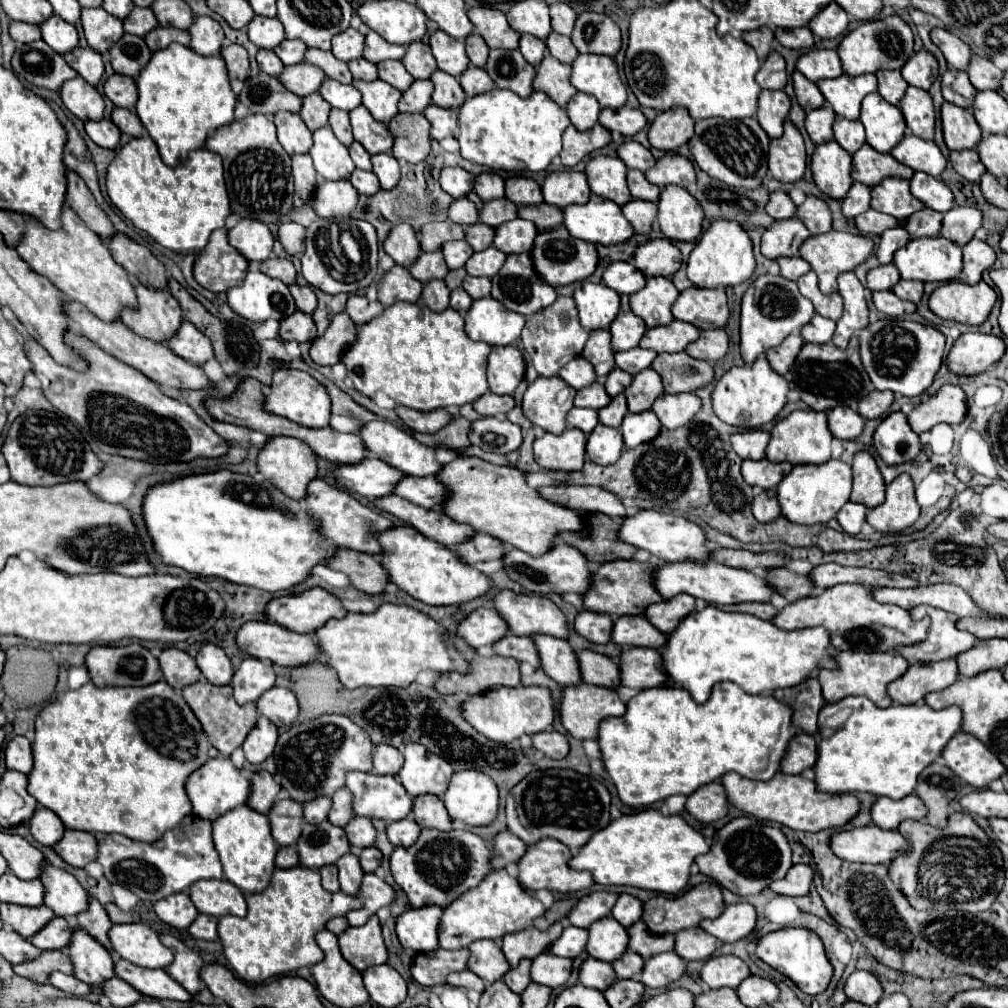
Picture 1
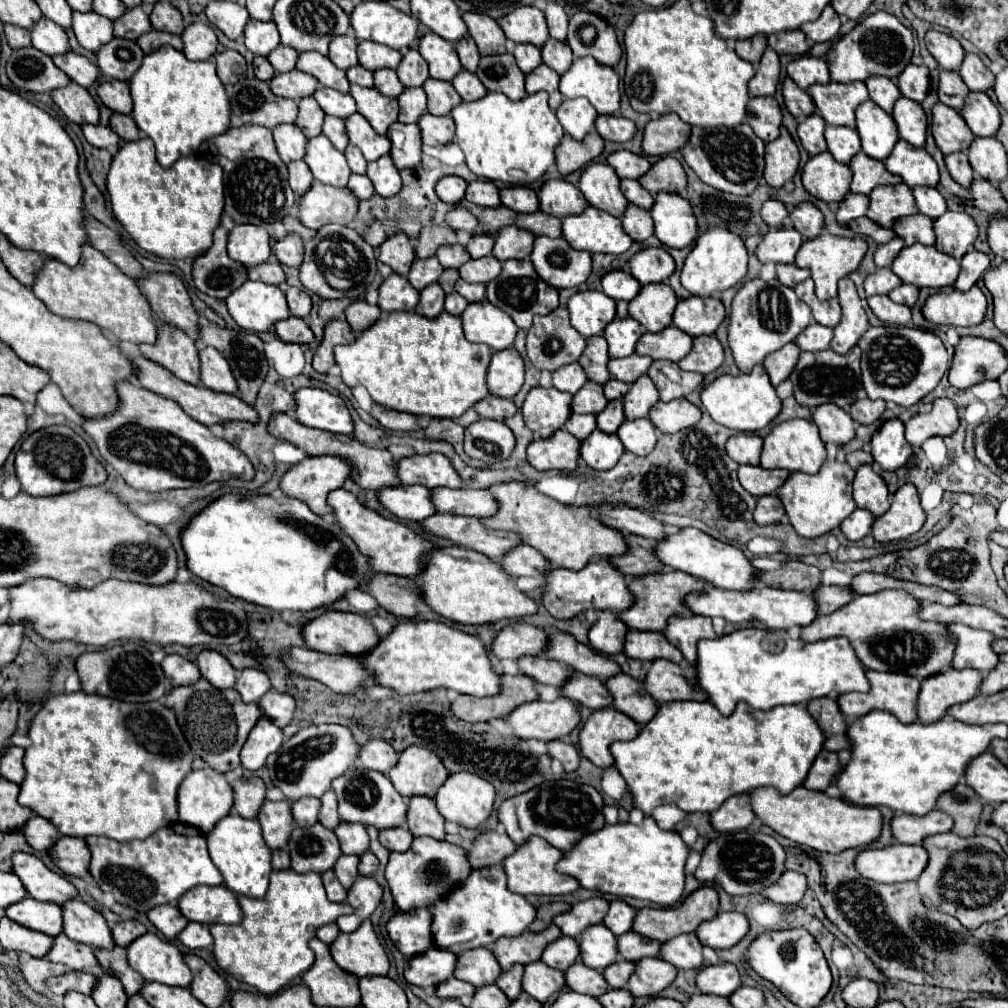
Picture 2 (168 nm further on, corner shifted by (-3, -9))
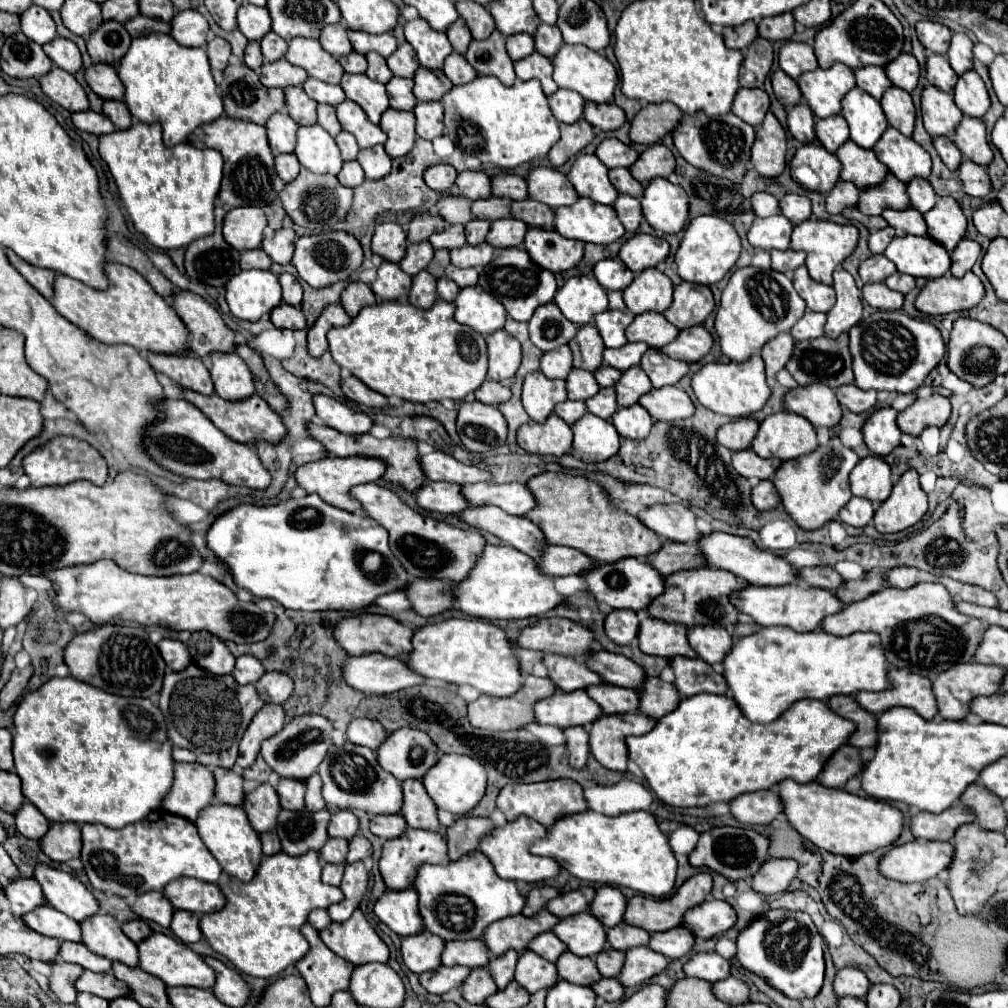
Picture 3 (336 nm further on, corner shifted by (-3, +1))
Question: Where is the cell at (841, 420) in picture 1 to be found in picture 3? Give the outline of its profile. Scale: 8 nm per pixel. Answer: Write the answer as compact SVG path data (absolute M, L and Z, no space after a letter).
M826 384L798 386L786 394L784 404L790 412L796 412L810 420L814 428L834 428L842 420L840 402L836 400L834 390Z

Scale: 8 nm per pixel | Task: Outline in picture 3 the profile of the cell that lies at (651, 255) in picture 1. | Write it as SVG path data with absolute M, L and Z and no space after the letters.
M634 234L620 248L618 256L634 274L640 274L646 268L652 268L664 262L668 252L670 252L670 244L666 240L650 234Z

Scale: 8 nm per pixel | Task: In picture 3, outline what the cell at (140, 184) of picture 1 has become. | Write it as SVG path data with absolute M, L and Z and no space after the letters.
M134 122L128 130L116 130L112 134L100 136L100 156L108 164L120 200L132 218L134 228L146 236L146 240L158 248L172 250L188 246L192 240L208 236L214 232L214 200L220 190L222 180L222 156L216 150L198 150L188 142L176 144L174 148L164 148L160 124Z

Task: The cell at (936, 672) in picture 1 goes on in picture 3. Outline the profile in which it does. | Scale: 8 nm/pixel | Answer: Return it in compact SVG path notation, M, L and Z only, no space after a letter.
M968 662L968 664L956 664L956 668L950 668L948 672L938 674L932 680L932 692L938 702L938 718L942 720L962 720L970 714L968 704L972 698L982 696L982 694L996 694L1000 692L1000 682L1004 678L1004 670L1000 666L986 666L978 662Z

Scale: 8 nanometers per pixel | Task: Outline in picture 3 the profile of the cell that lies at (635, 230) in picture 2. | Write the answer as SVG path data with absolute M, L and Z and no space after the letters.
M620 196L614 202L614 208L616 208L618 220L624 224L624 228L634 234L642 222L642 218L644 218L642 208L640 208L640 200L636 200L632 196Z

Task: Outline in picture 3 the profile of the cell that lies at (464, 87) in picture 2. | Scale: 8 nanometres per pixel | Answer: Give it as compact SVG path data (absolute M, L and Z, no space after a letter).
M452 52L446 58L442 72L452 80L452 84L466 84L466 82L472 82L478 76L476 70L468 64L468 60L462 54L456 54L456 52Z

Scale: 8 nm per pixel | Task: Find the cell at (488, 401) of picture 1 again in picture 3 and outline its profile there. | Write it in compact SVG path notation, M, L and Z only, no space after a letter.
M484 380L484 384L480 388L476 388L474 394L476 394L478 402L490 404L490 406L498 406L512 396L508 386L504 386L502 382L494 382L494 380Z

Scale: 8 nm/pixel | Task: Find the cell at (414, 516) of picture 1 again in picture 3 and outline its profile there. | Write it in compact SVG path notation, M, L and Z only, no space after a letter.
M472 506L472 508L468 508L468 512L460 512L460 514L456 514L456 516L458 516L462 522L466 522L468 526L472 526L472 528L476 528L476 530L480 530L480 532L490 532L490 534L494 534L502 544L512 546L512 548L516 548L516 550L520 550L520 552L524 552L524 554L528 554L528 556L532 556L532 558L538 558L540 552L542 552L542 548L544 548L544 544L546 544L540 528L538 528L534 522L530 522L530 520L524 518L524 516L510 516L510 514L506 514L504 510L500 510L500 508L496 508L496 506Z

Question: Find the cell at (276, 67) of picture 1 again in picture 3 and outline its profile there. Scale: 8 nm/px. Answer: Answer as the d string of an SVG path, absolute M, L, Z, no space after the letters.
M250 42L250 44L246 46L244 62L246 62L246 66L252 68L254 72L260 72L260 68L262 68L262 64L264 64L264 58L262 58L260 44L258 44L258 42Z

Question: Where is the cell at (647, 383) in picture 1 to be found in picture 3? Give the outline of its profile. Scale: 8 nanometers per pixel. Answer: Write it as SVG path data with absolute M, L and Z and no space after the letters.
M632 366L622 374L614 388L618 394L618 406L632 406L642 394L652 390L652 382L640 366Z

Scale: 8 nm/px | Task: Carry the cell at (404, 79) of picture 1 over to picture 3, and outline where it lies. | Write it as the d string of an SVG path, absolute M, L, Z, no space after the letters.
M368 52L366 58L368 58L368 70L366 70L366 76L370 76L370 78L376 80L376 82L382 82L382 84L388 84L388 80L394 78L394 74L390 72L390 68L386 66L386 60L384 60L380 54Z

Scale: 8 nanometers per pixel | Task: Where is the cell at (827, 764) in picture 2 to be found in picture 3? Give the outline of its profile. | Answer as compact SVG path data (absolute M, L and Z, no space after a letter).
M844 744L842 748L838 748L834 752L834 756L830 756L830 760L824 764L822 772L818 774L816 782L824 784L826 788L840 788L846 784L846 780L854 774L860 774L862 770L862 758L860 758L860 750L854 746Z

